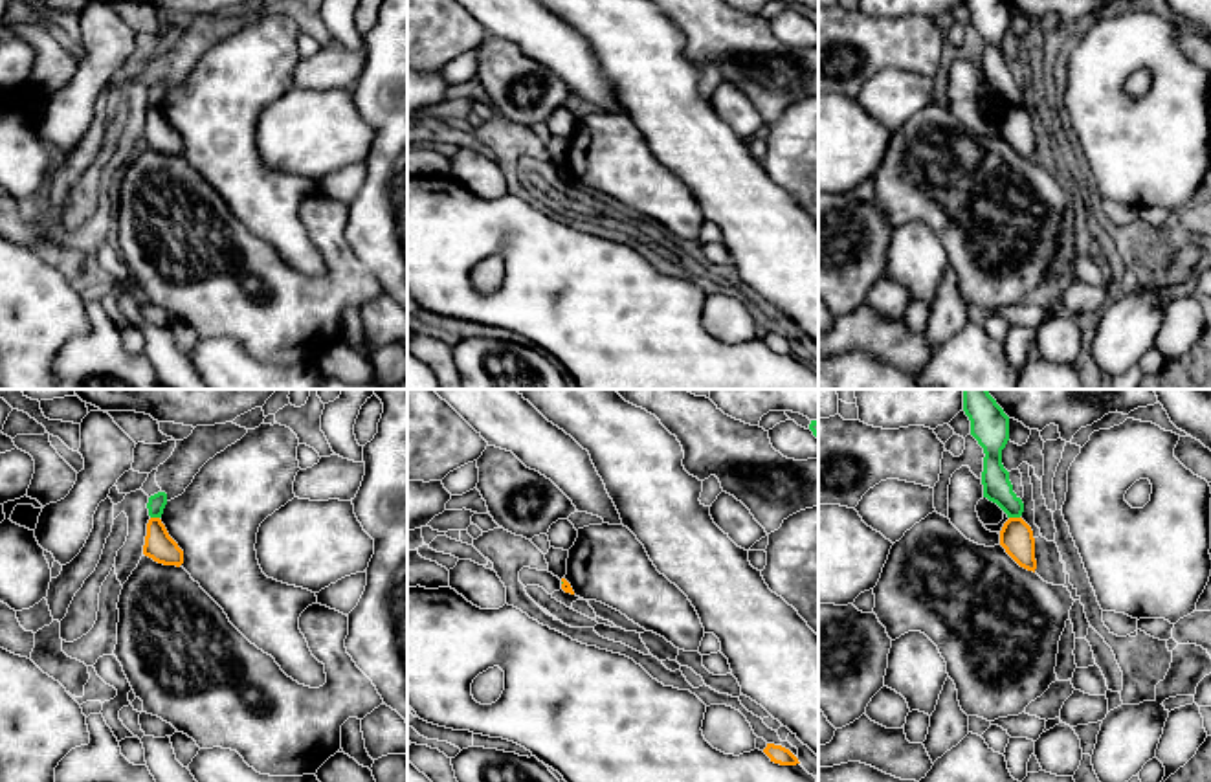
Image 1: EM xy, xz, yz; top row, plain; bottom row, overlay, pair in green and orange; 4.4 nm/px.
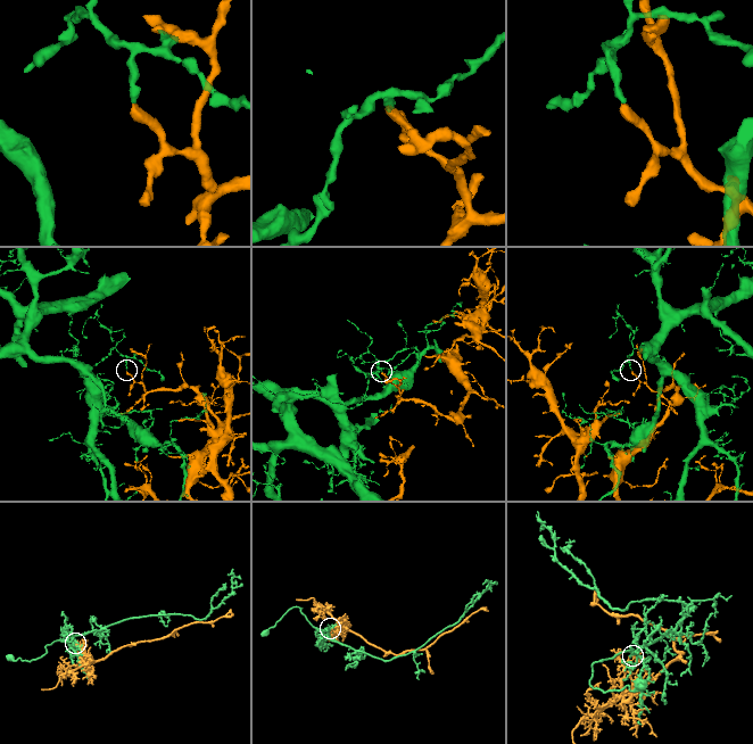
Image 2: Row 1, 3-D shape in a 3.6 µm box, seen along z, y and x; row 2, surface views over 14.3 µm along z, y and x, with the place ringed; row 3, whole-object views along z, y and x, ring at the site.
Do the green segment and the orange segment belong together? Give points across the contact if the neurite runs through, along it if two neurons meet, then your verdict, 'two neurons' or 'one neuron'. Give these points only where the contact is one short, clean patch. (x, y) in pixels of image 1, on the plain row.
border yz (1010, 105), (1019, 107); two neurons

